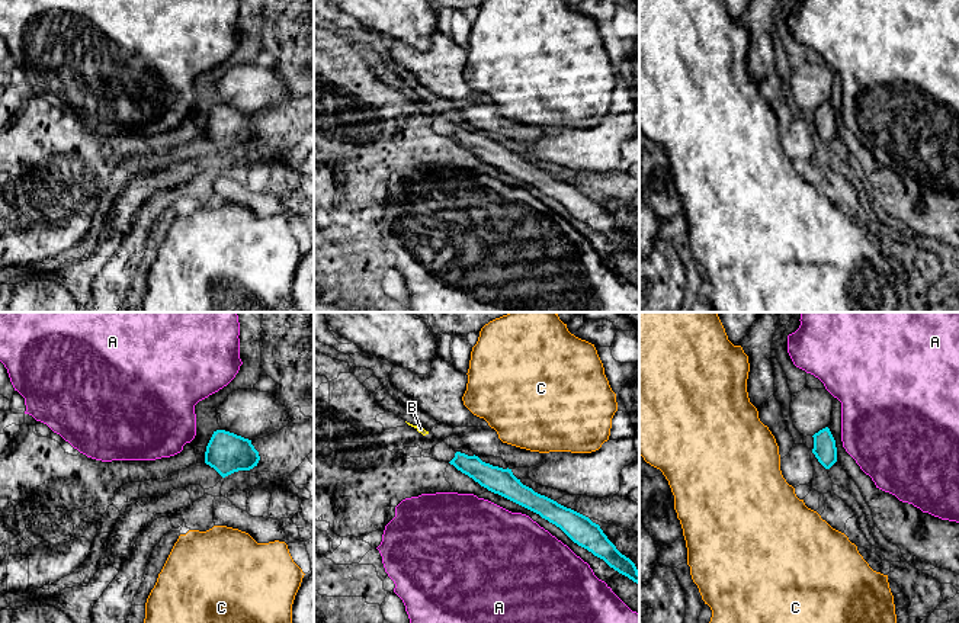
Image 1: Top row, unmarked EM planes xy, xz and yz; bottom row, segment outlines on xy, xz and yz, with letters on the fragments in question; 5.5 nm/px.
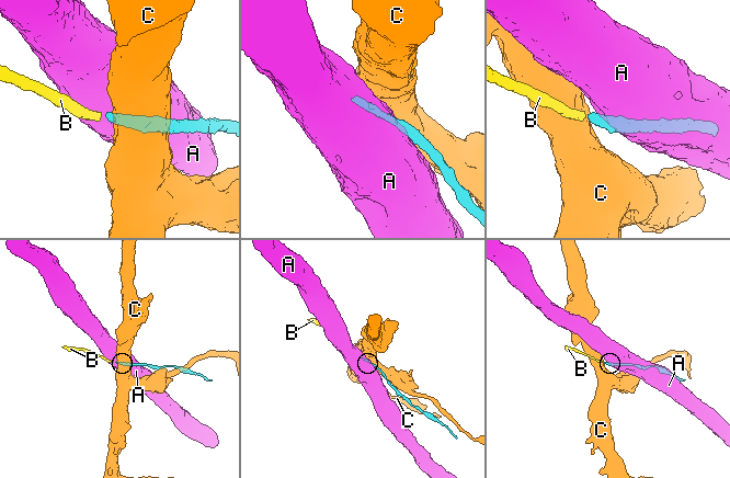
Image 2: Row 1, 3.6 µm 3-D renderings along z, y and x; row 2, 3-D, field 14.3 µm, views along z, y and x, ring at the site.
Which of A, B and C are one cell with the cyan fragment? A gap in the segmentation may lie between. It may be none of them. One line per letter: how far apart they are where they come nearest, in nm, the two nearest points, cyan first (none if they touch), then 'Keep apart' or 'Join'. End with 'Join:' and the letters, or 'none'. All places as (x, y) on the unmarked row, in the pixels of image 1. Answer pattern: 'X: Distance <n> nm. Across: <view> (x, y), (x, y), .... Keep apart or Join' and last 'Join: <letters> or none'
A: Distance 40 nm. Across: xz (528, 183), (525, 189). Keep apart
B: Distance 190 nm. Across: xz (455, 128), (427, 108). Join
C: Distance 130 nm. Across: xz (507, 143), (516, 121). Keep apart
Join: B

